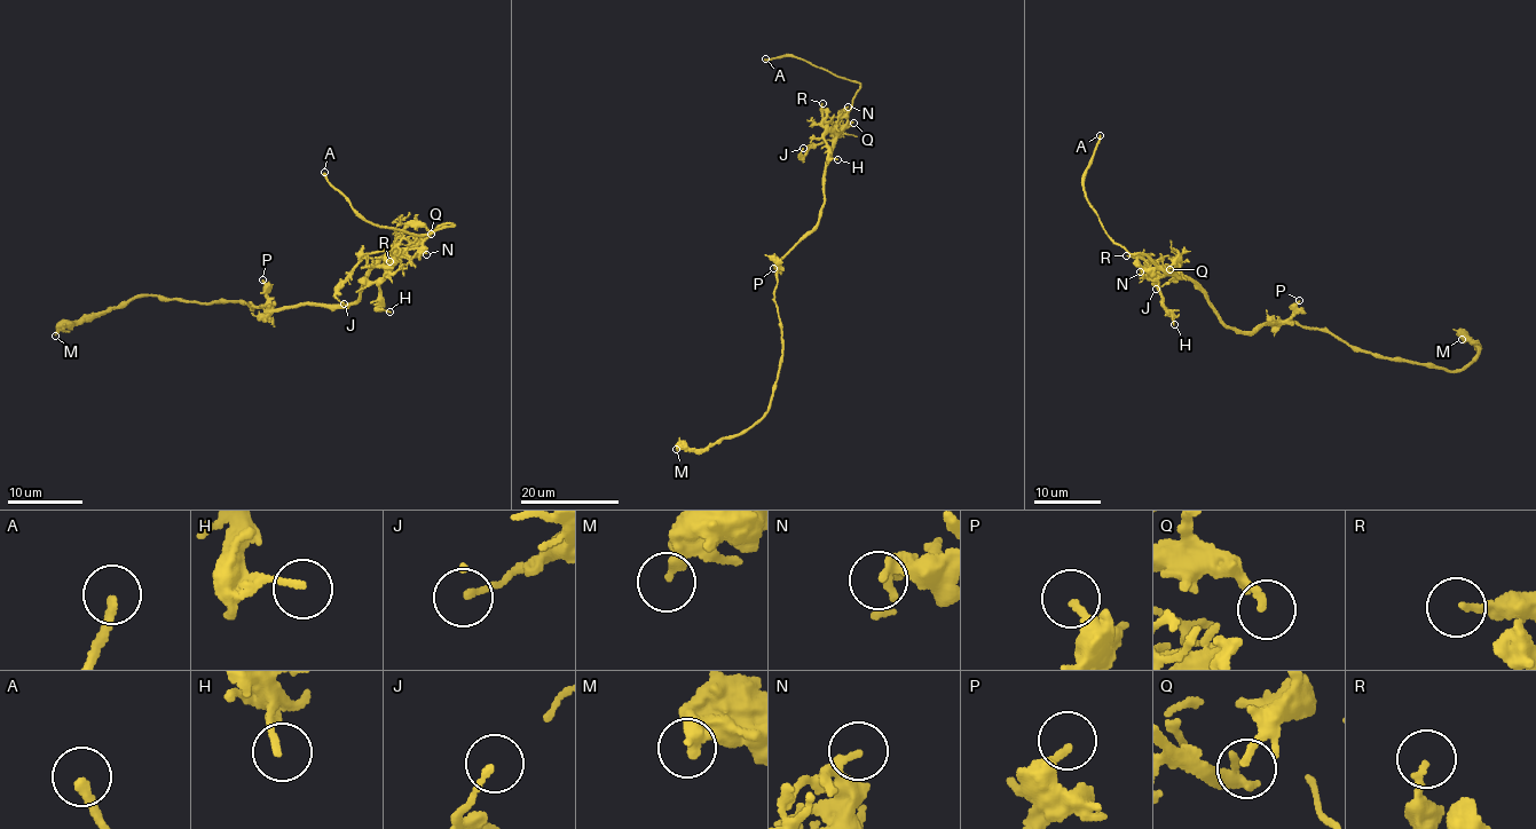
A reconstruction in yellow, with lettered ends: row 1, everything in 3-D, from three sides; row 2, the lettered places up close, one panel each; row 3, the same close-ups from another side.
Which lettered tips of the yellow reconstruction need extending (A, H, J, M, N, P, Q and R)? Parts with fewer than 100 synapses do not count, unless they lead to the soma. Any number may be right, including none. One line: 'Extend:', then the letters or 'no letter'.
Extend: A

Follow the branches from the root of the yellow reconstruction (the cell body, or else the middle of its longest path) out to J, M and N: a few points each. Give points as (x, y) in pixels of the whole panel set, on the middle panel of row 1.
J: (801, 241), (813, 228), (825, 200), (821, 184), (832, 141), (817, 143), (804, 156), (800, 154), (803, 148)
M: (801, 241), (779, 263), (773, 290), (782, 356), (766, 411), (738, 434), (721, 437), (703, 449), (676, 449)
N: (801, 241), (818, 221), (825, 200), (821, 184), (825, 162), (847, 121), (848, 107)

